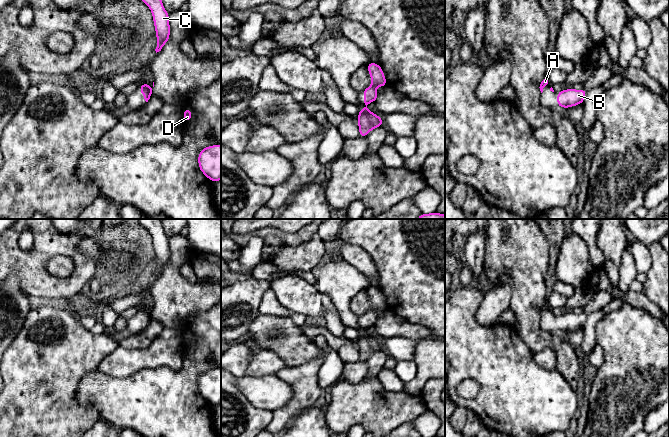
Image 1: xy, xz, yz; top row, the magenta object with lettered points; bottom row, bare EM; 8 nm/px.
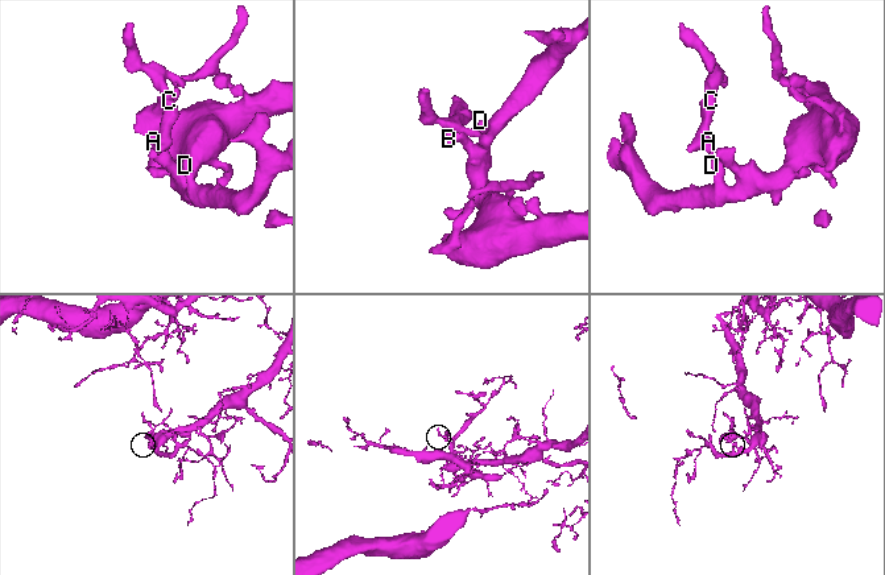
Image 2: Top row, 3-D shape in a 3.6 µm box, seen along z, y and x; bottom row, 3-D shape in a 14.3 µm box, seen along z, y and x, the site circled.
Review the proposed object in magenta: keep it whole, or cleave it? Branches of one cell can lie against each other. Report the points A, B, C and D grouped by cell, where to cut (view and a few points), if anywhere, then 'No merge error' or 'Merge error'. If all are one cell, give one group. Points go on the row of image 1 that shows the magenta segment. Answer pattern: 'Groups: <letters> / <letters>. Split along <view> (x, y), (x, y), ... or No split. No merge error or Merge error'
Groups: A B C D. No split. No merge error

